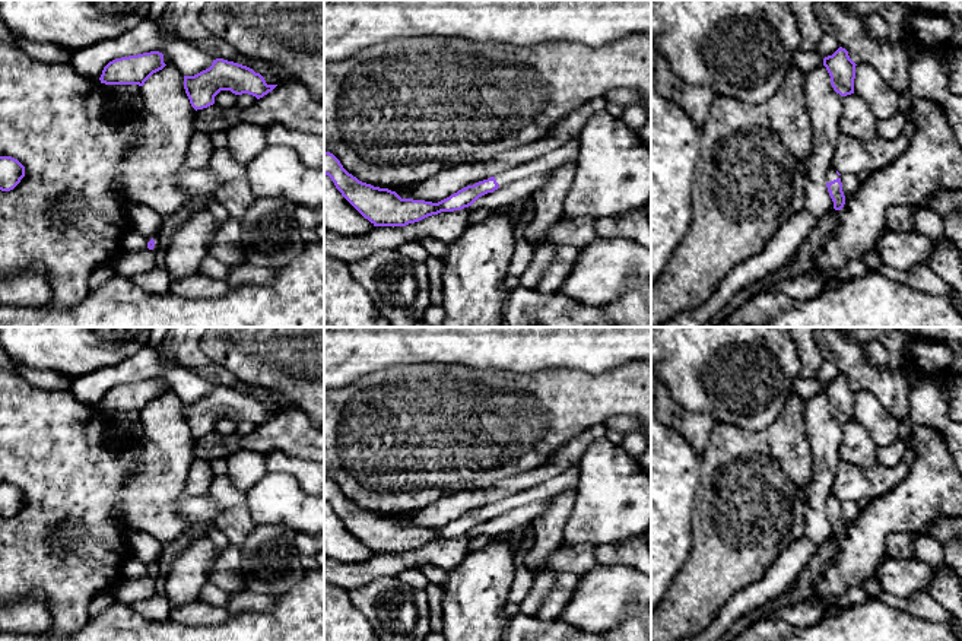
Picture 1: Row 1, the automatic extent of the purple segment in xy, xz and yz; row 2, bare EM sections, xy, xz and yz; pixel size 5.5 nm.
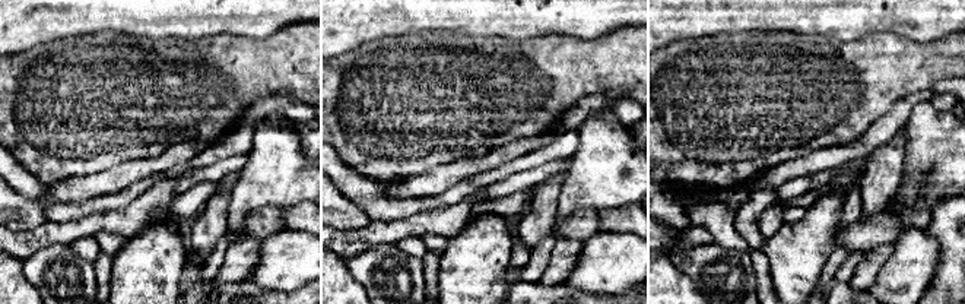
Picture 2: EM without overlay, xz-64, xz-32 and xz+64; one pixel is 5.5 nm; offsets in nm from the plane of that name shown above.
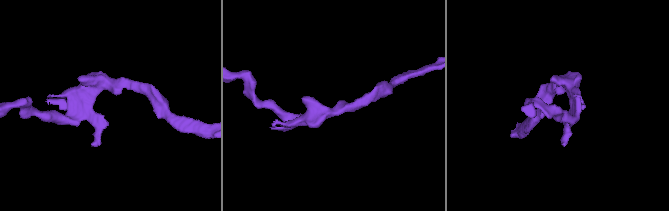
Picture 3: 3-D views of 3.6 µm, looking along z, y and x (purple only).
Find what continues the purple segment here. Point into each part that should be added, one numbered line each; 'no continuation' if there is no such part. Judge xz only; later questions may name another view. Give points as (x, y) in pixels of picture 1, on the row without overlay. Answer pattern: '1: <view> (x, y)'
1: xz (568, 479)

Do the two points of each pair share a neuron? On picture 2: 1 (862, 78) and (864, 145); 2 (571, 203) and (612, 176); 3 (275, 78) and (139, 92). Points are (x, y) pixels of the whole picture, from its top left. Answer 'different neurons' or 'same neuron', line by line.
1: different neurons
2: same neuron
3: same neuron

